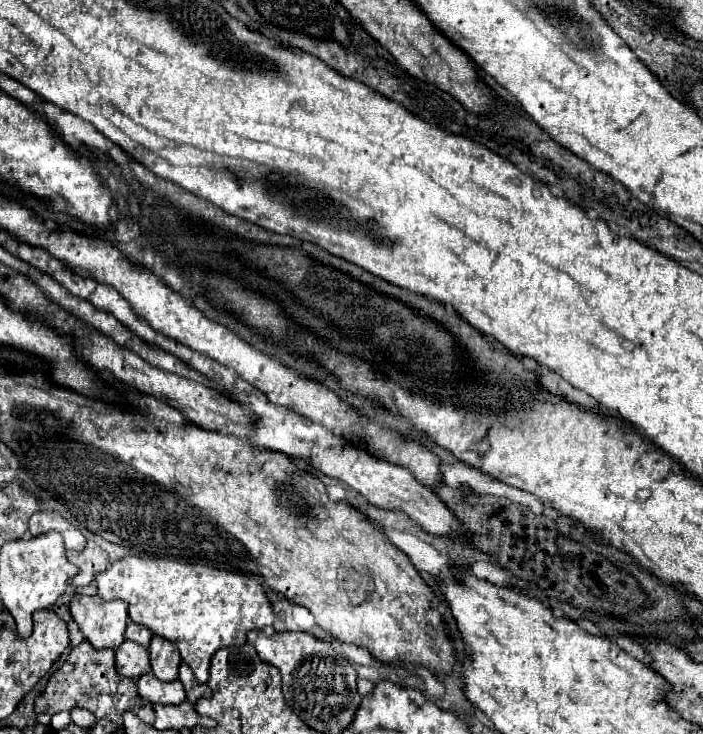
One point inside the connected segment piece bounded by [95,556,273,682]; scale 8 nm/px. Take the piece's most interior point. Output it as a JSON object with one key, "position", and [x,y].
{"position":[201,609]}

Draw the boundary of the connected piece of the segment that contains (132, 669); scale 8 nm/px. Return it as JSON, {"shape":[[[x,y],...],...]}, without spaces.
{"shape":[[[125,640],[119,648],[117,648],[117,656],[115,656],[115,666],[117,672],[121,676],[129,676],[133,680],[137,680],[139,676],[151,672],[151,664],[149,664],[149,652],[145,648],[139,648],[139,644],[133,644],[129,640]]]}

